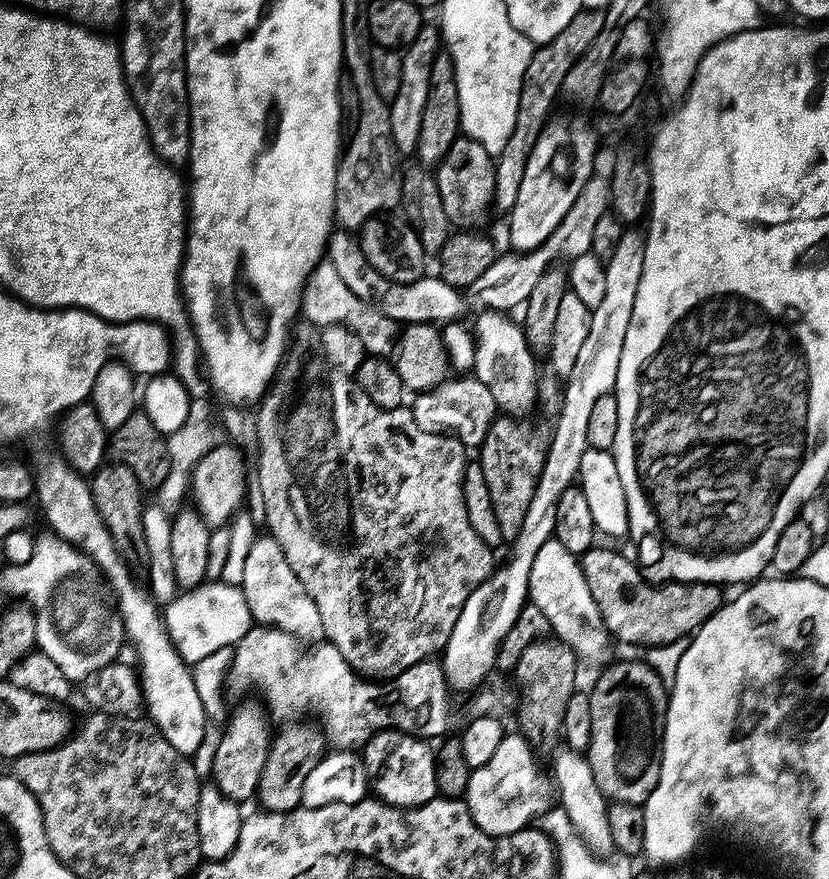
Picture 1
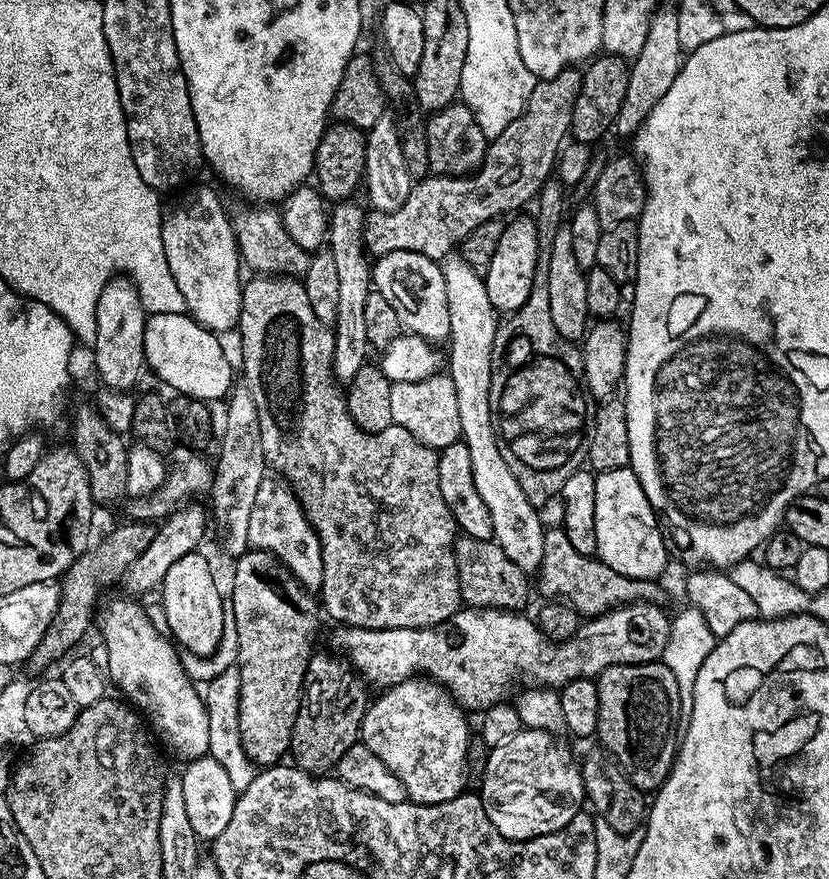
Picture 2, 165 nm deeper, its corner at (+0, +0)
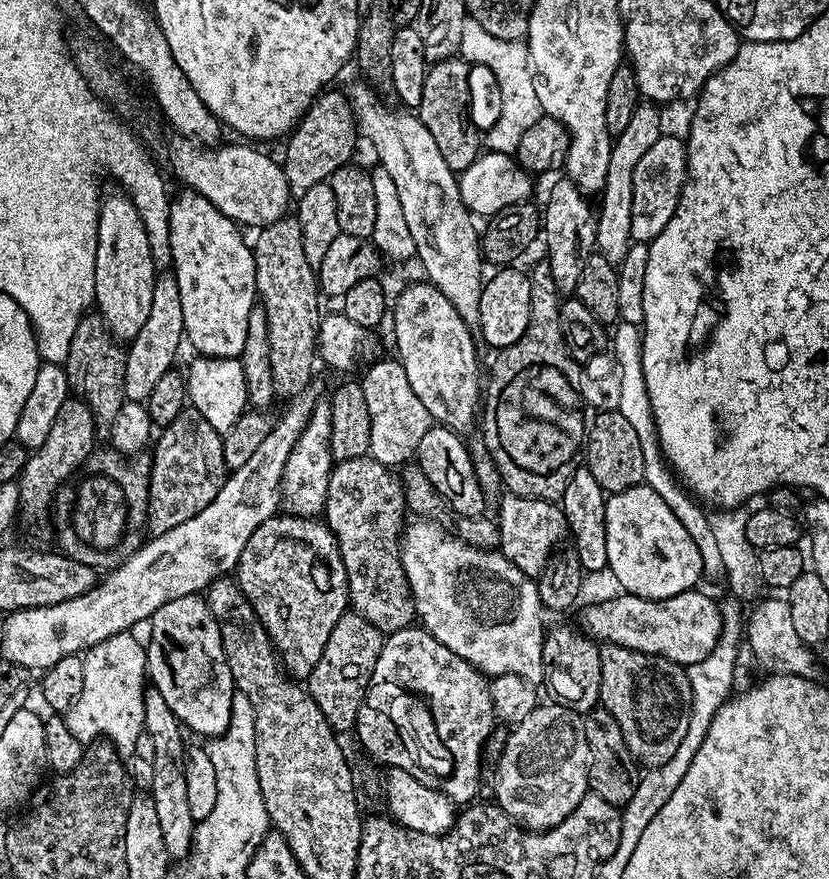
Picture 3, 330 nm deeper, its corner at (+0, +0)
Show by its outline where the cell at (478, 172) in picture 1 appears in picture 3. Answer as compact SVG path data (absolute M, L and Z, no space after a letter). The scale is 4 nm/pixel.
M455 55L449 60L437 60L426 74L426 82L422 85L422 102L418 109L421 122L430 130L434 143L442 158L446 158L446 166L459 174L465 172L482 151L482 132L472 125L472 116L468 113L468 103L472 100L472 76L467 60Z

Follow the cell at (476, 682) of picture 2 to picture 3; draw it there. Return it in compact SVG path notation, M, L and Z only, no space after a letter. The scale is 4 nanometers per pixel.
M693 590L674 594L665 600L647 600L641 596L627 594L612 596L609 600L600 600L585 610L582 628L597 642L626 646L630 650L638 650L642 654L661 656L681 666L702 662L702 658L706 658L706 654L710 654L710 650L714 650L714 646L719 642L722 623L719 603L715 599L712 601L706 593L700 591Z

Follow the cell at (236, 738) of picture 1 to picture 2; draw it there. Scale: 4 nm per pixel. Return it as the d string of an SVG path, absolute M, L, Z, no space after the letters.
M249 550L235 561L234 566L236 566L236 569L232 572L232 600L230 596L230 611L234 618L234 625L237 626L238 630L237 658L234 666L238 670L238 682L240 683L240 689L238 690L238 730L240 731L240 745L242 746L242 750L246 750L246 754L252 759L253 764L257 766L271 766L281 763L289 755L292 747L292 731L294 730L294 722L298 718L300 691L304 688L304 675L308 669L308 663L314 655L312 643L315 642L316 631L320 628L320 620L316 617L318 600L309 589L303 588L296 580L296 577L276 557L270 555L269 552Z

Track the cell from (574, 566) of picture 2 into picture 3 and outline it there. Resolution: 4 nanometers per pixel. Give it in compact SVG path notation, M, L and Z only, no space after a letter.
M511 494L501 495L500 498L499 551L503 552L504 557L510 562L514 562L514 566L522 570L522 574L533 578L539 577L550 561L548 544L560 544L563 540L565 543L569 535L563 507L551 500L532 499Z

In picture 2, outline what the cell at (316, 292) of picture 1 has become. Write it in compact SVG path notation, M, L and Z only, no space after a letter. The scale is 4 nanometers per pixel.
M234 198L227 203L228 216L236 235L236 244L239 246L243 265L250 272L259 275L285 275L290 277L302 276L309 268L311 255L304 248L298 246L290 238L284 224L281 222L281 213L268 206L247 202L242 198Z

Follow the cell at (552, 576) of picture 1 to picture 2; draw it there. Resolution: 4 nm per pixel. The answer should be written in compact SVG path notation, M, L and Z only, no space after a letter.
M460 254L445 256L442 267L446 282L446 302L450 310L446 372L451 376L458 394L460 435L466 450L470 450L470 470L474 470L474 486L477 487L482 502L486 502L486 510L490 510L490 522L494 522L492 539L498 546L502 546L502 550L506 550L506 558L510 558L510 562L514 562L527 574L532 574L544 562L546 524L540 521L541 513L538 508L523 493L521 477L512 473L512 468L508 465L509 457L498 439L498 428L494 423L492 351L498 313L490 302L484 277L476 273Z

